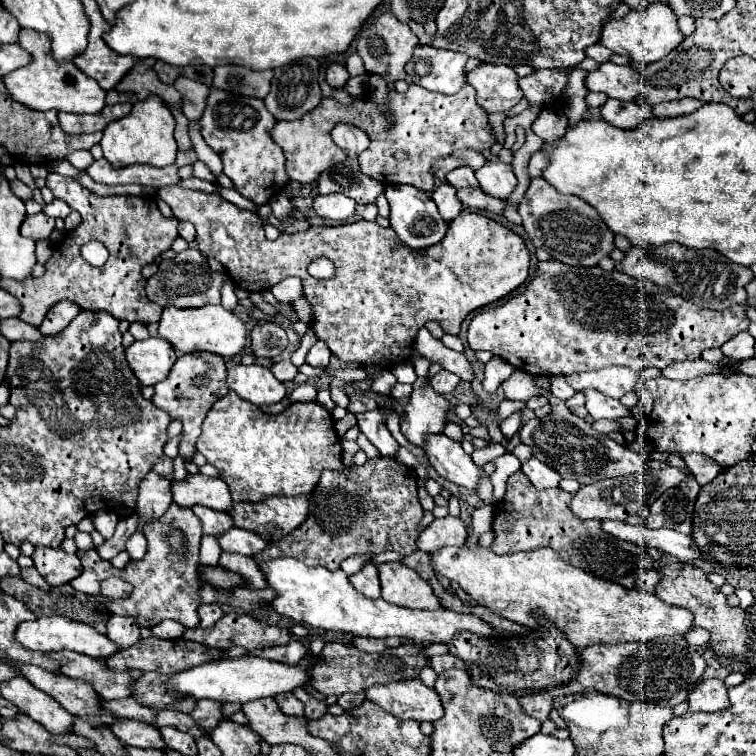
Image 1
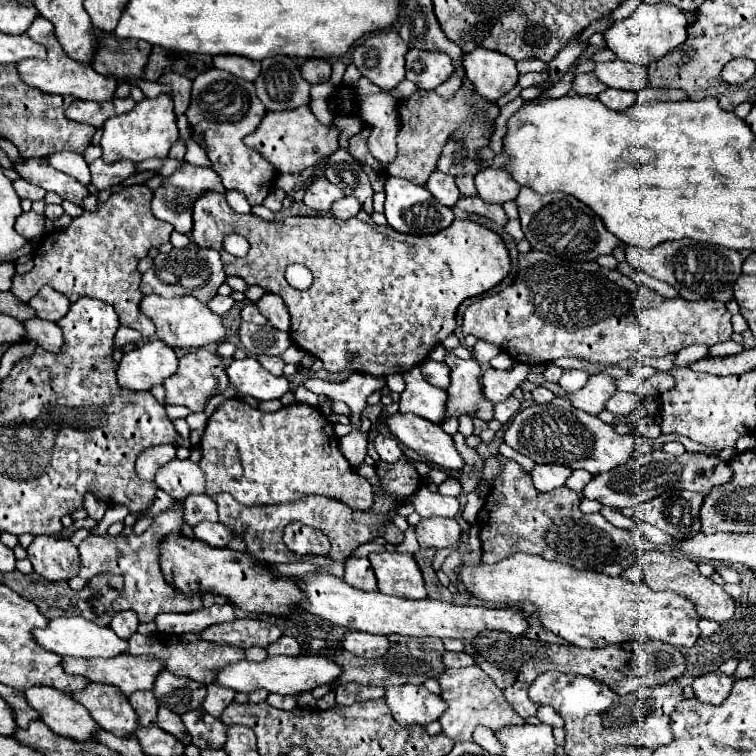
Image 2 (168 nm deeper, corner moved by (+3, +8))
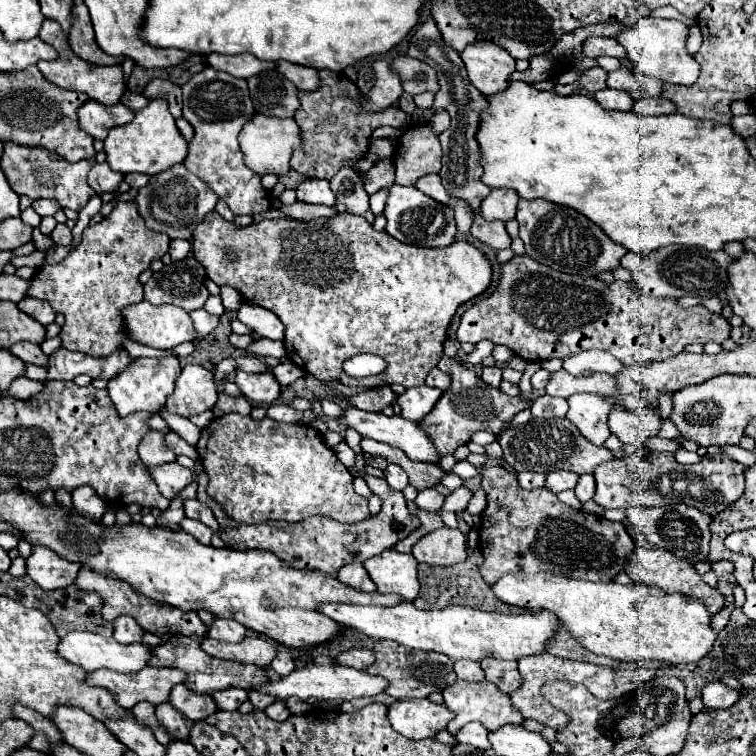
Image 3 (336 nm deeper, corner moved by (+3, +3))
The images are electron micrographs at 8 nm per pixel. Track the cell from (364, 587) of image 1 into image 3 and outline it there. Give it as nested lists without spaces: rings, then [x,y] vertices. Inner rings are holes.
[[[350,563],[350,565],[342,567],[342,569],[338,571],[338,581],[346,583],[346,585],[358,589],[358,591],[366,591],[366,593],[376,591],[374,581],[372,581],[370,575],[366,573],[364,565],[360,565],[360,563]]]

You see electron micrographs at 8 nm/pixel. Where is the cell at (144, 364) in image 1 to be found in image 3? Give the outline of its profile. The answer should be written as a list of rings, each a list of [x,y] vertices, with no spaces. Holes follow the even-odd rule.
[[[138,357],[124,373],[120,373],[108,383],[108,395],[120,417],[136,411],[158,413],[164,407],[168,395],[174,391],[174,381],[178,379],[178,375],[180,375],[180,363],[176,357],[160,357],[160,359]]]

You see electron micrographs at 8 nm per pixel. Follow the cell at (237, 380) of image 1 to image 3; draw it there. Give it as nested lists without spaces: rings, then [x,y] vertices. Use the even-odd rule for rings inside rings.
[[[238,371],[234,383],[242,391],[242,395],[254,403],[272,405],[280,397],[280,383],[272,373],[244,373]]]

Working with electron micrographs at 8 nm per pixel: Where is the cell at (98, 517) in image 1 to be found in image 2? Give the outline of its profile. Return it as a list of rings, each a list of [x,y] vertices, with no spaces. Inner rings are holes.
[[[86,494],[86,498],[84,498],[84,508],[86,508],[86,512],[88,512],[90,518],[94,518],[96,522],[100,522],[102,516],[104,516],[104,512],[106,512],[106,508],[108,508],[108,504],[96,500],[92,494]]]

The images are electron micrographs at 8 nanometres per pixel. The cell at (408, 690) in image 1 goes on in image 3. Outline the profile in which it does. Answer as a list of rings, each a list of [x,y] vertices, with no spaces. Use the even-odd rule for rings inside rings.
[[[412,699],[390,705],[388,719],[396,733],[420,741],[446,729],[448,721],[454,719],[454,713],[446,705],[436,705],[428,699]]]

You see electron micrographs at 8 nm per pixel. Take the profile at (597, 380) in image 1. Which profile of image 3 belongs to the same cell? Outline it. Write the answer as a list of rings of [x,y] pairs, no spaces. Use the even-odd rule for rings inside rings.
[[[578,393],[568,399],[568,419],[572,425],[594,445],[604,445],[610,437],[608,431],[608,413],[614,409],[614,403],[602,395],[594,393]]]

